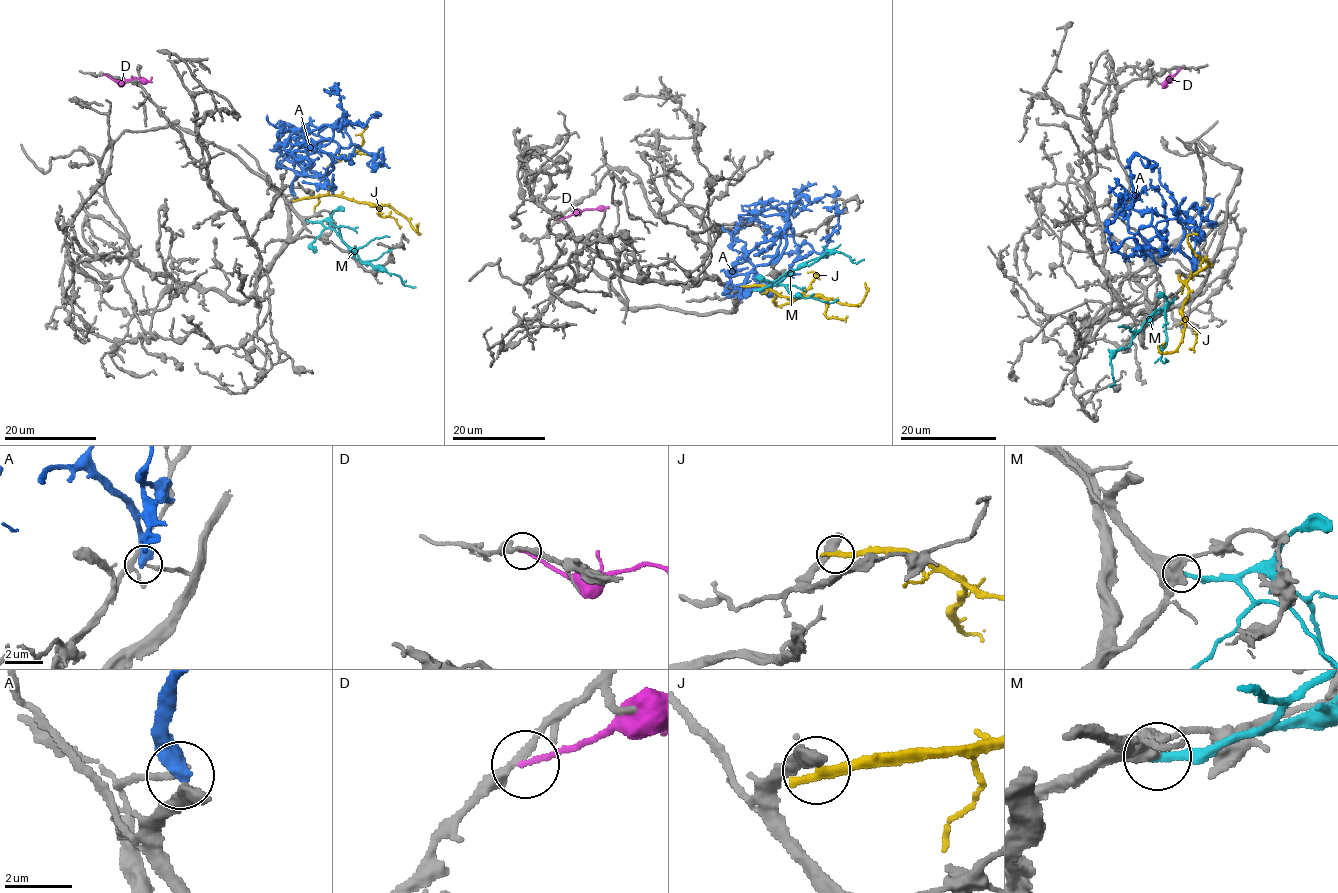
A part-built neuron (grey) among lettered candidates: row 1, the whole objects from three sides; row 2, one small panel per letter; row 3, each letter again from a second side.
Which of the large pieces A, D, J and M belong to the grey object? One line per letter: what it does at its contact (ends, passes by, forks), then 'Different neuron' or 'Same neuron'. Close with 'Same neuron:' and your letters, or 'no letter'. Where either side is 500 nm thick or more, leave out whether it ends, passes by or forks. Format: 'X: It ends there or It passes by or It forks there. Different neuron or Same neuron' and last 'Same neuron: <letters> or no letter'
A: Different neuron
D: It ends there. Different neuron
J: Different neuron
M: Different neuron
Same neuron: no letter

